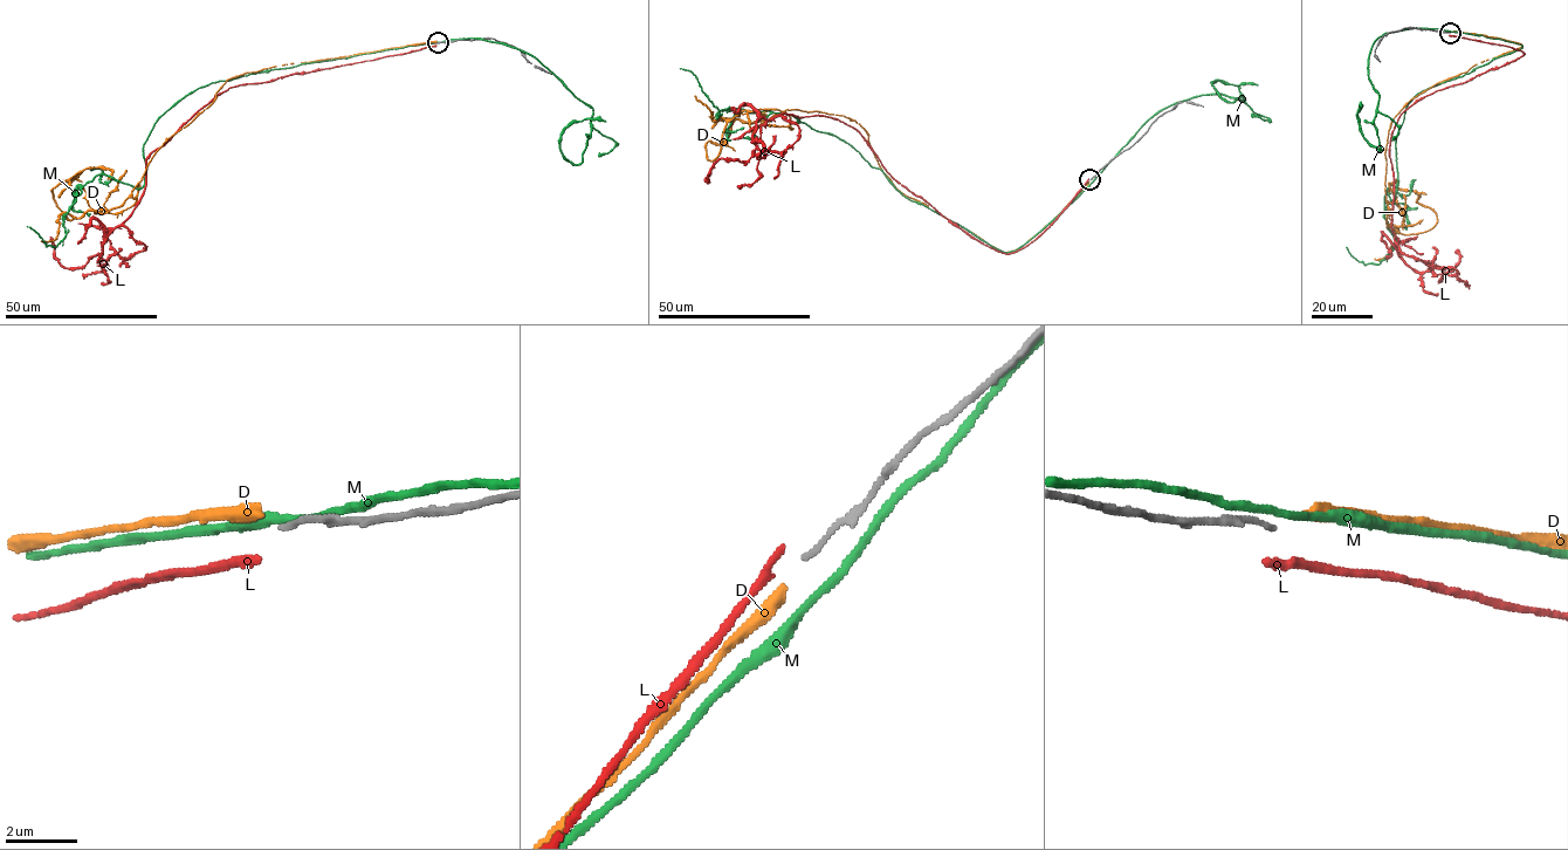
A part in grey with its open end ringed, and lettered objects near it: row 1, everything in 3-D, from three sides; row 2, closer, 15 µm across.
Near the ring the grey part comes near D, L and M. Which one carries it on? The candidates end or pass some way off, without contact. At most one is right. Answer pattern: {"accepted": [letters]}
{"accepted": []}

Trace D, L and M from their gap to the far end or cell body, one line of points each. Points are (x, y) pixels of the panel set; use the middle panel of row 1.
D: (1088, 182), (1002, 252), (905, 196), (843, 116), (741, 111), (709, 160), (708, 142), (767, 111)
L: (1088, 179), (1037, 238), (1003, 253), (908, 191), (838, 120), (762, 117), (752, 155), (719, 159), (705, 178)
M: (1092, 182), (1004, 252), (908, 200), (834, 136), (768, 110), (728, 108), (717, 117), (697, 77), (680, 68)

